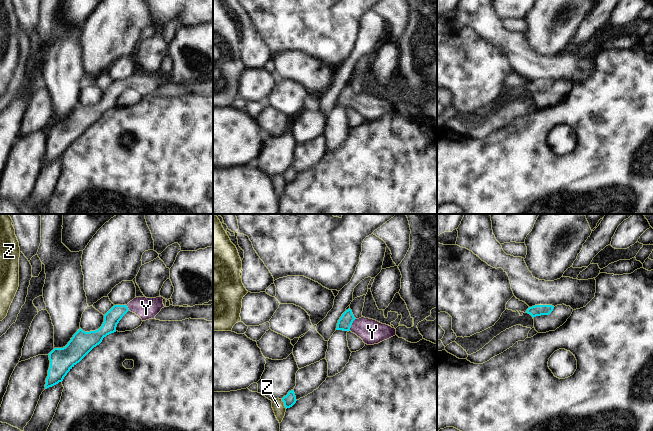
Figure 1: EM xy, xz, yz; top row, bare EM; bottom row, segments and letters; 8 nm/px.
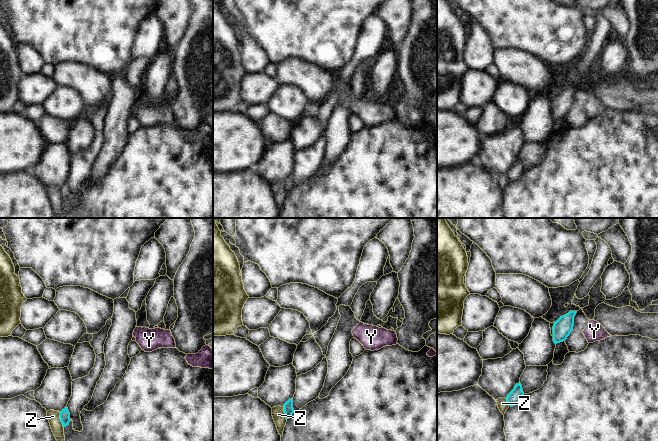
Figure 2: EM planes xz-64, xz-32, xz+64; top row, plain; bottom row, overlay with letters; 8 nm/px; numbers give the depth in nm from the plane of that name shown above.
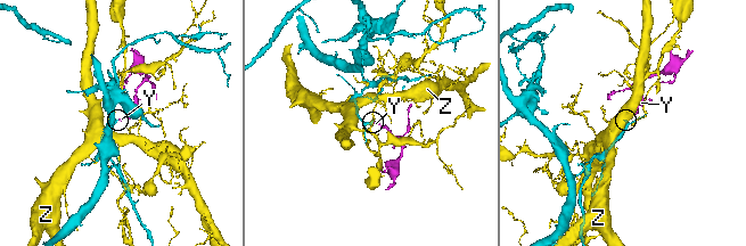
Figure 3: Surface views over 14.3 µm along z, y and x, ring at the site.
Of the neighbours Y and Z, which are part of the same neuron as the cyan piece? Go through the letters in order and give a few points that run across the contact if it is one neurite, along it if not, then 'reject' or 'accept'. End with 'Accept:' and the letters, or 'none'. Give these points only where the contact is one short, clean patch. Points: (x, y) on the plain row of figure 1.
Y: line xz (344, 99), (351, 100), (366, 104), (372, 108); accept
Z: reject
Accept: Y

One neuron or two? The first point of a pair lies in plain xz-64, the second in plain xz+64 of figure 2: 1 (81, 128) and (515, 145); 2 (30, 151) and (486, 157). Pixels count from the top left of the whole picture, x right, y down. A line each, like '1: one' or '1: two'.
1: two
2: two

